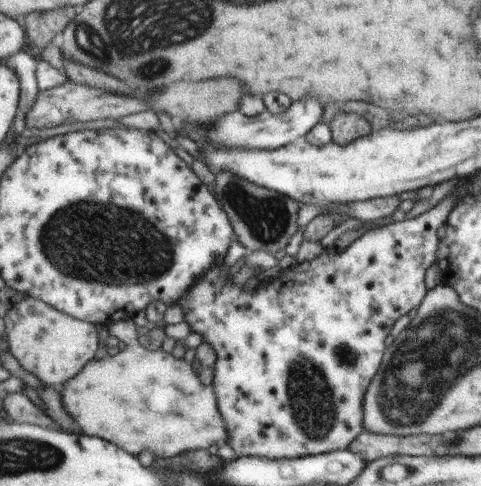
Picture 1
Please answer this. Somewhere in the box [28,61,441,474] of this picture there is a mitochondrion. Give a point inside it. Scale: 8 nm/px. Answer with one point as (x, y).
(112, 230)

